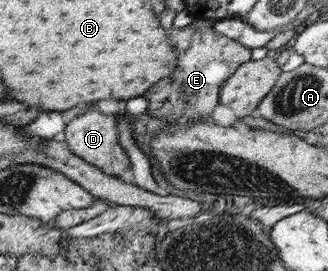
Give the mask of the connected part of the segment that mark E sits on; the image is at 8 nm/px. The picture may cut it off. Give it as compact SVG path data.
M211 24L210 30L196 30L193 26L169 28L166 31L168 42L177 53L177 63L169 77L153 83L145 97L149 101L146 113L157 119L198 119L210 117L213 107L218 103L220 85L242 63L250 60L250 49L219 35Z

